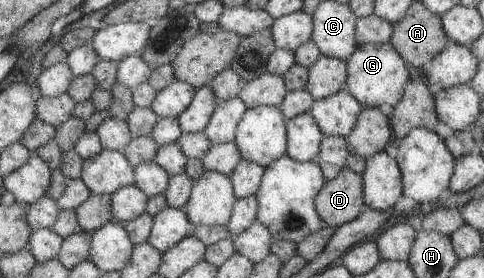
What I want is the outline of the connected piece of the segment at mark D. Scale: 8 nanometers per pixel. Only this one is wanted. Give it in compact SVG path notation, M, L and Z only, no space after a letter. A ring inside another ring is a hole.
M343 168L333 179L324 181L313 197L313 207L324 223L336 228L351 221L361 209L361 176Z

